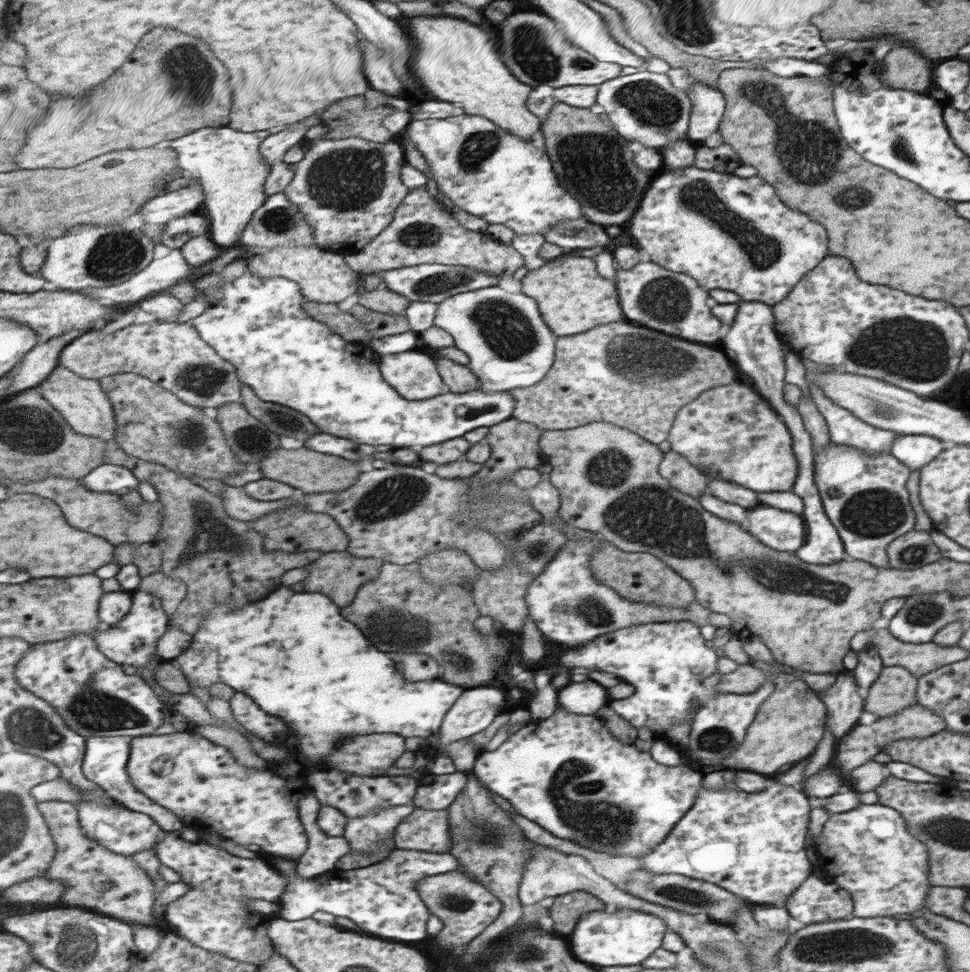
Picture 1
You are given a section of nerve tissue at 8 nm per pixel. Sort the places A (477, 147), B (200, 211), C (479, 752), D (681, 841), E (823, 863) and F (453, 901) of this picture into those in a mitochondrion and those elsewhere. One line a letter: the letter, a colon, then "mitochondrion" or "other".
A: mitochondrion
B: other
C: other
D: mitochondrion
E: other
F: mitochondrion

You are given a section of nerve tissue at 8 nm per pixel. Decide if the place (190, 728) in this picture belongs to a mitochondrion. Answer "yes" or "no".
no

